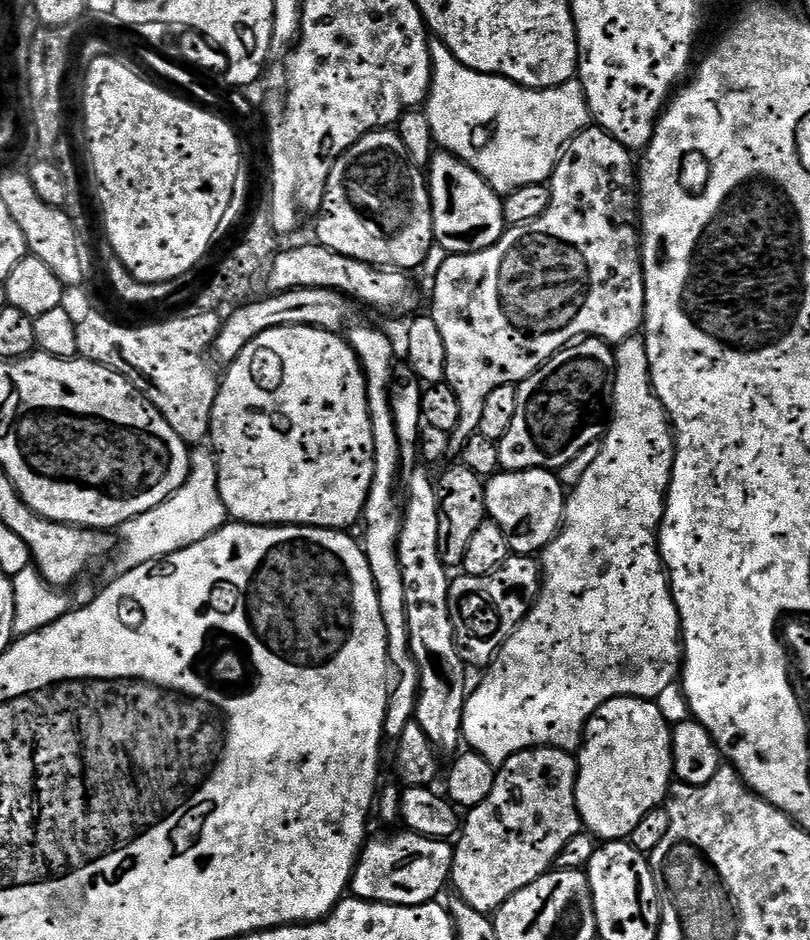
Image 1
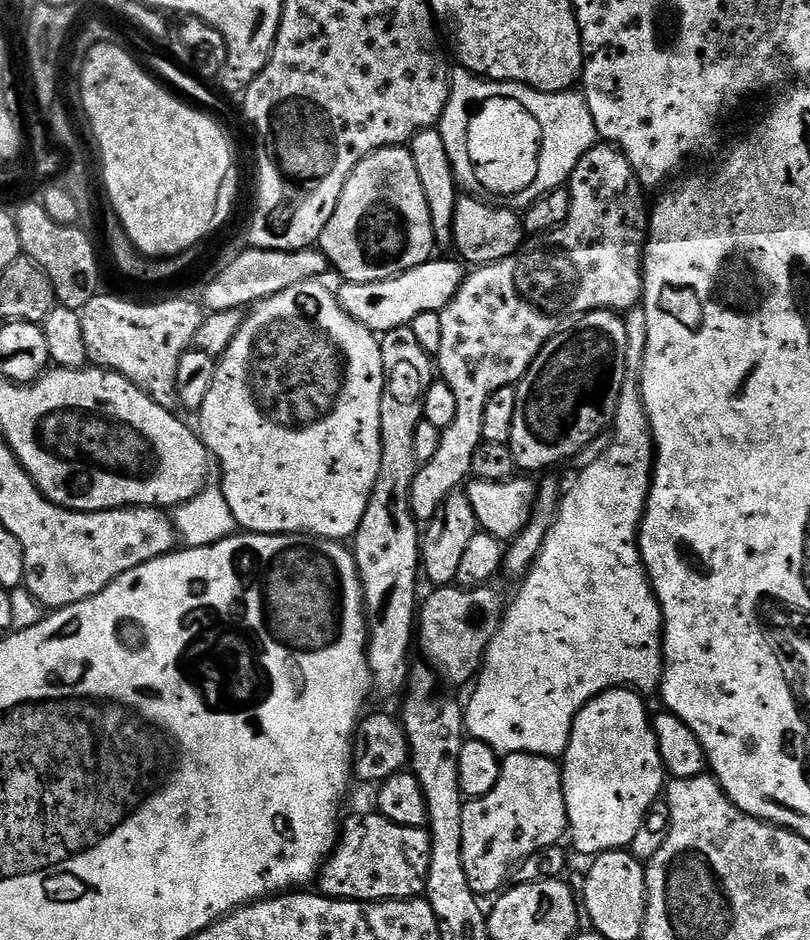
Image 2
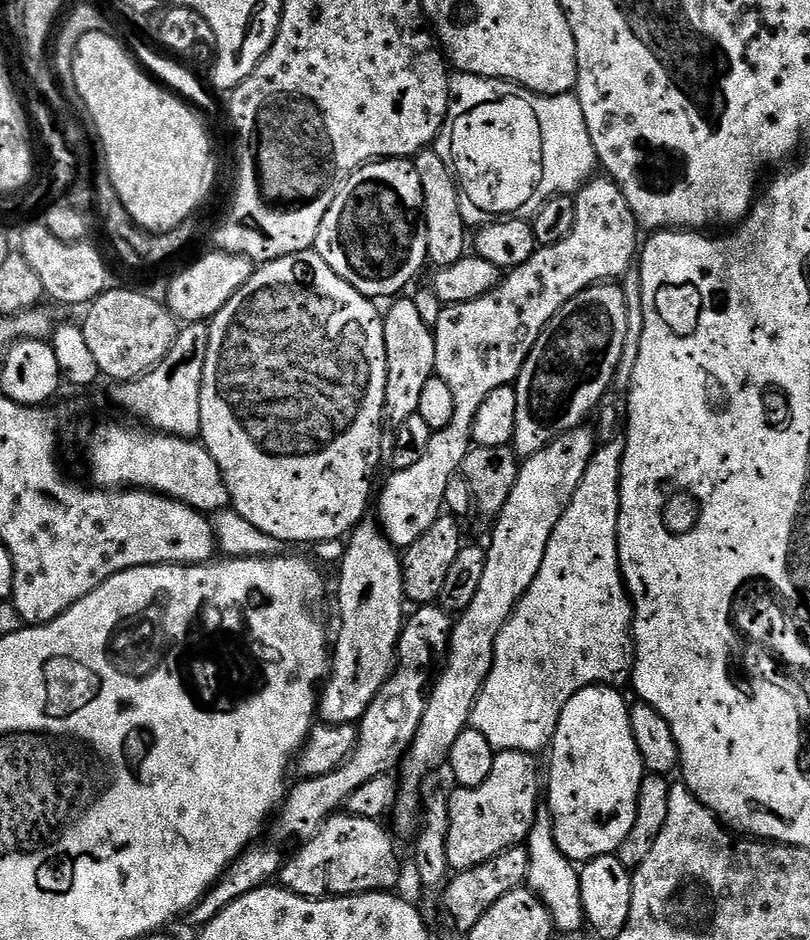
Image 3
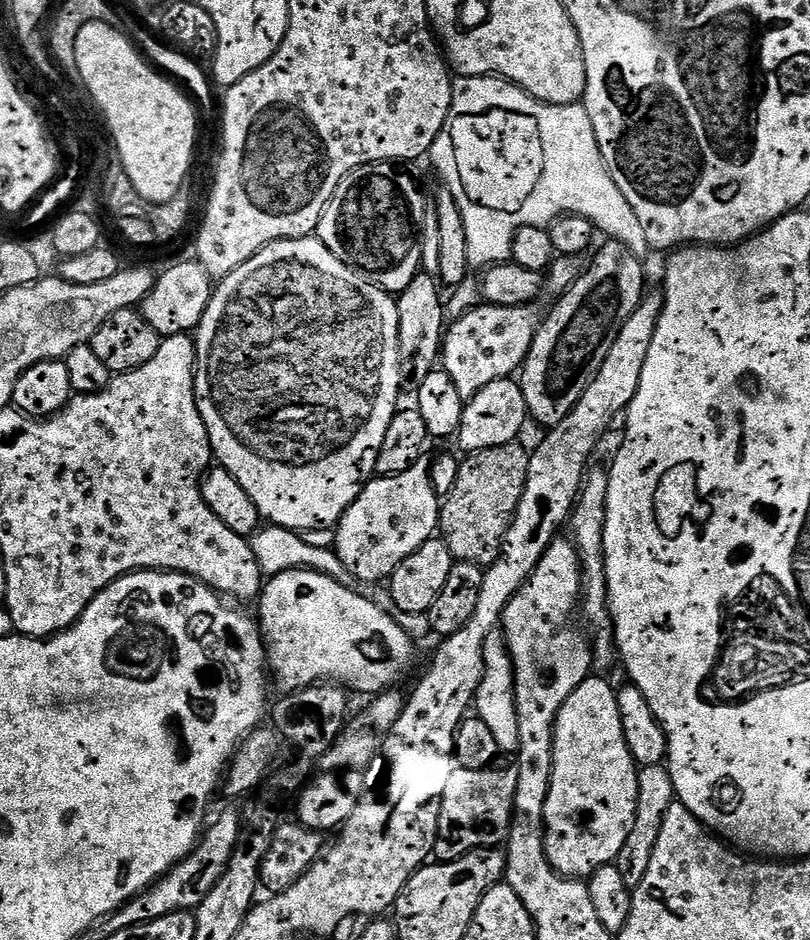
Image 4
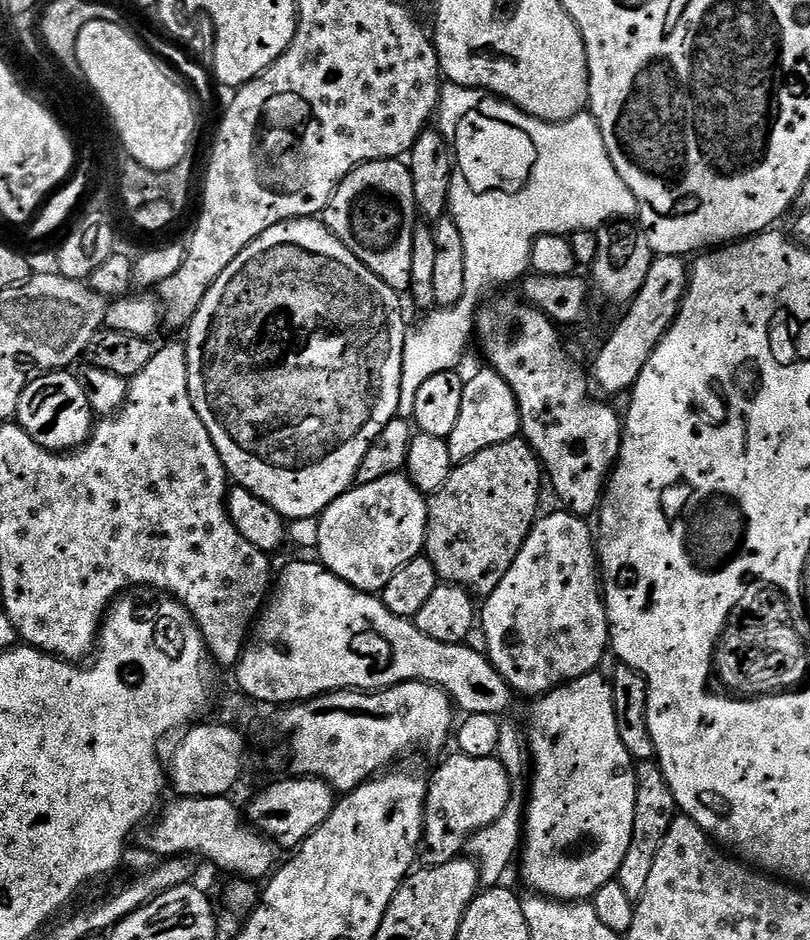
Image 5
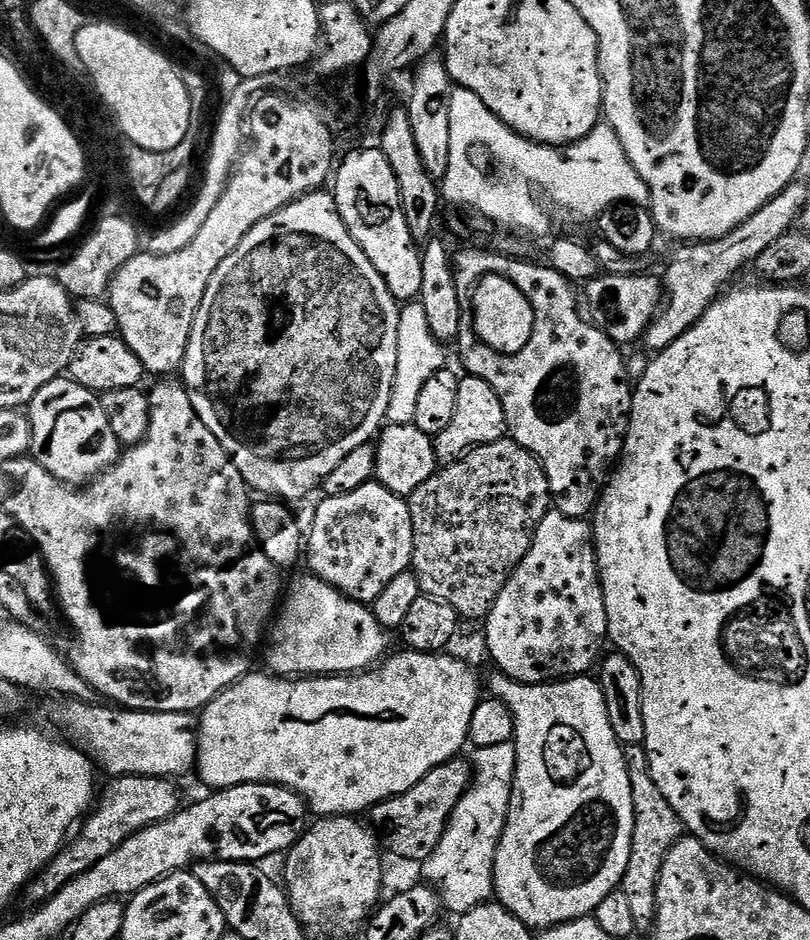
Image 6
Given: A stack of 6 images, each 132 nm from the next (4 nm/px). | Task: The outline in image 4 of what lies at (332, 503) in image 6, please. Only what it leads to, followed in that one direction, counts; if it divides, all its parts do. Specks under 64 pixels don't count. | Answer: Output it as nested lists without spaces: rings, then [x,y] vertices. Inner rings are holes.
[[[421,458],[414,466],[410,466],[410,470],[402,470],[402,474],[397,476],[377,475],[360,489],[356,501],[342,514],[340,523],[334,529],[334,551],[338,554],[342,566],[346,566],[346,570],[364,584],[387,581],[388,577],[394,574],[394,570],[398,570],[400,563],[410,558],[410,554],[414,554],[418,546],[422,546],[422,542],[437,535],[441,507],[442,500],[432,485],[432,474],[427,459]]]

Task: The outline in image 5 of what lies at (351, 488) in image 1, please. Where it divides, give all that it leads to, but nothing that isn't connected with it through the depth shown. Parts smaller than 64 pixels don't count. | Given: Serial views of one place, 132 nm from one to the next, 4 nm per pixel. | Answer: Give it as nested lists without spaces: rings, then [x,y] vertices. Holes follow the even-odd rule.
[[[309,218],[307,220],[287,220],[278,226],[270,226],[270,230],[266,230],[266,234],[254,238],[254,242],[250,242],[250,246],[246,246],[246,250],[242,250],[242,254],[238,254],[238,258],[234,258],[234,262],[230,262],[230,266],[226,266],[226,270],[222,270],[222,274],[218,274],[218,282],[214,282],[214,286],[210,286],[206,298],[202,298],[202,306],[198,306],[198,310],[192,316],[192,323],[187,325],[186,333],[188,332],[188,340],[186,339],[186,347],[188,349],[188,373],[190,374],[190,398],[194,402],[194,410],[198,410],[198,418],[202,418],[206,430],[210,430],[210,438],[214,442],[214,446],[222,458],[224,468],[228,472],[229,477],[231,477],[239,487],[250,490],[250,494],[262,498],[262,502],[274,506],[274,510],[278,510],[278,514],[284,517],[285,521],[291,522],[293,520],[301,520],[302,518],[317,518],[320,513],[326,510],[326,506],[330,506],[330,502],[334,502],[334,498],[338,498],[341,494],[347,492],[349,488],[353,487],[353,485],[356,484],[358,470],[362,466],[362,458],[366,458],[366,454],[370,450],[374,438],[378,438],[378,434],[382,434],[384,427],[392,420],[397,419],[398,402],[400,401],[402,354],[404,353],[404,338],[406,335],[406,323],[404,324],[404,312],[400,309],[400,300],[401,297],[398,293],[390,286],[386,286],[386,282],[382,282],[382,278],[378,278],[373,274],[342,241],[324,225],[323,219]]]

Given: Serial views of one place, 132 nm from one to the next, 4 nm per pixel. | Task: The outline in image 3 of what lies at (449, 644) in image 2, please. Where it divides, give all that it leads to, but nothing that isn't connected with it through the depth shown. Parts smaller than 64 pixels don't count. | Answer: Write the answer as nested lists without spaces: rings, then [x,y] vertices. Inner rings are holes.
[[[425,604],[415,611],[413,616],[411,613],[405,619],[404,629],[400,631],[396,667],[392,669],[391,678],[384,683],[374,702],[370,702],[364,717],[358,721],[356,749],[345,764],[330,774],[301,779],[301,784],[293,792],[291,789],[275,817],[276,825],[275,820],[271,825],[272,832],[278,839],[296,839],[296,842],[300,842],[318,834],[321,826],[347,805],[350,794],[354,794],[358,786],[370,782],[370,778],[389,775],[393,771],[392,767],[395,764],[397,767],[407,756],[408,747],[418,734],[418,726],[426,714],[434,681],[444,671],[454,627],[450,613],[436,604]]]

